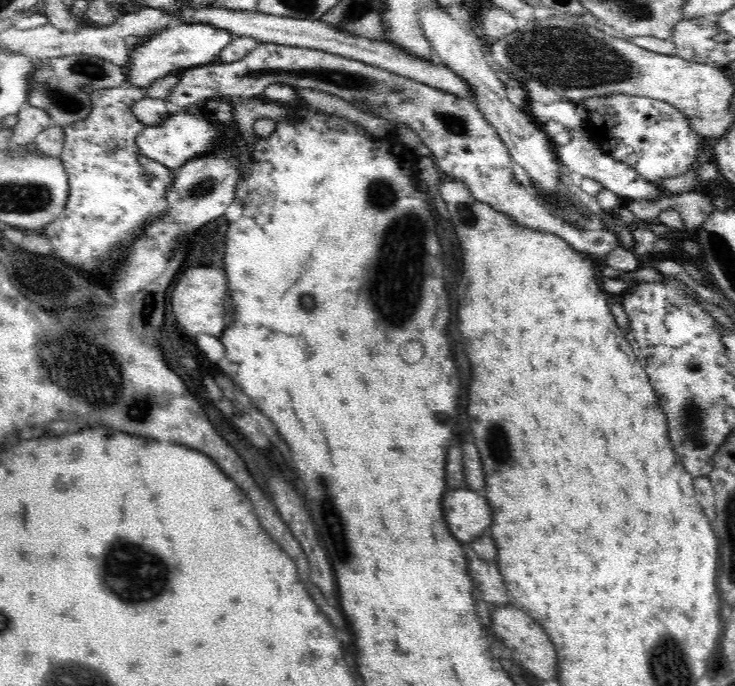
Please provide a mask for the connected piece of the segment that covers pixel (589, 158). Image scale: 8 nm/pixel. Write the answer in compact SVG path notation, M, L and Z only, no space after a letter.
M568 130L568 132L571 134L570 142L555 147L557 160L568 172L578 173L580 176L597 180L604 189L608 189L626 201L656 200L656 198L664 196L664 191L660 185L646 180L633 168L614 160L609 154L603 153L585 130Z

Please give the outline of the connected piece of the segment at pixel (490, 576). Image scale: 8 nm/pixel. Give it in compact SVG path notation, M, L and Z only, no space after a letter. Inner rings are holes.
M472 554L468 556L468 572L474 584L480 588L478 592L481 592L484 601L491 603L494 607L510 604L510 598L496 562L484 562L476 554Z

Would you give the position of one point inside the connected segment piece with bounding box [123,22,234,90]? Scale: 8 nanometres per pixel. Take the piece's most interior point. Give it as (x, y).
(185, 46)

